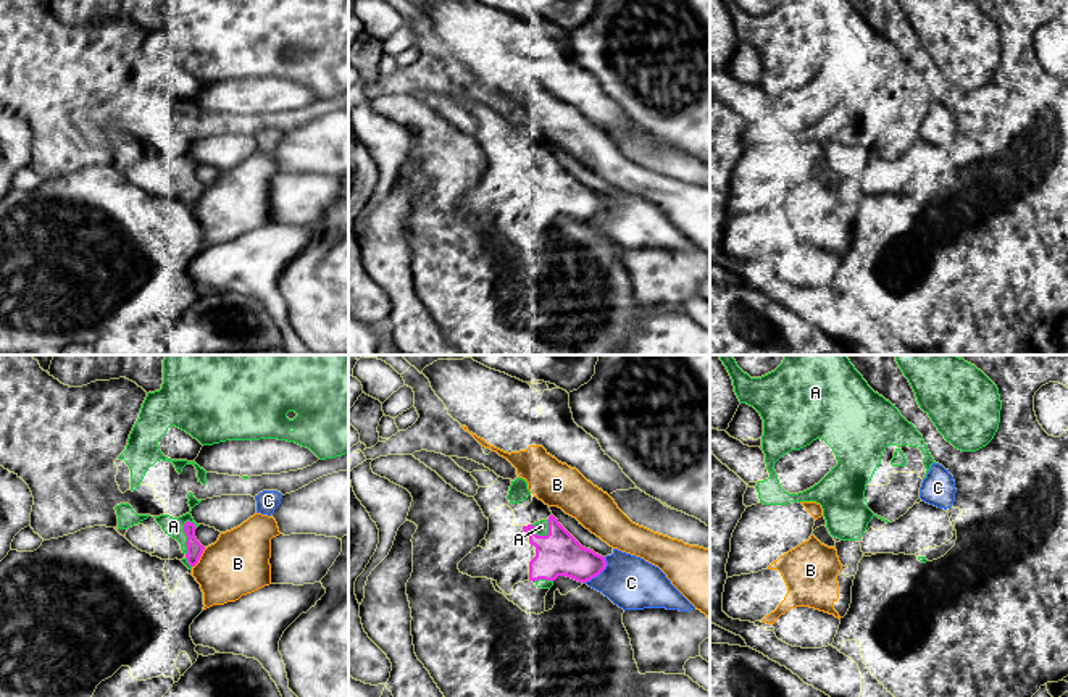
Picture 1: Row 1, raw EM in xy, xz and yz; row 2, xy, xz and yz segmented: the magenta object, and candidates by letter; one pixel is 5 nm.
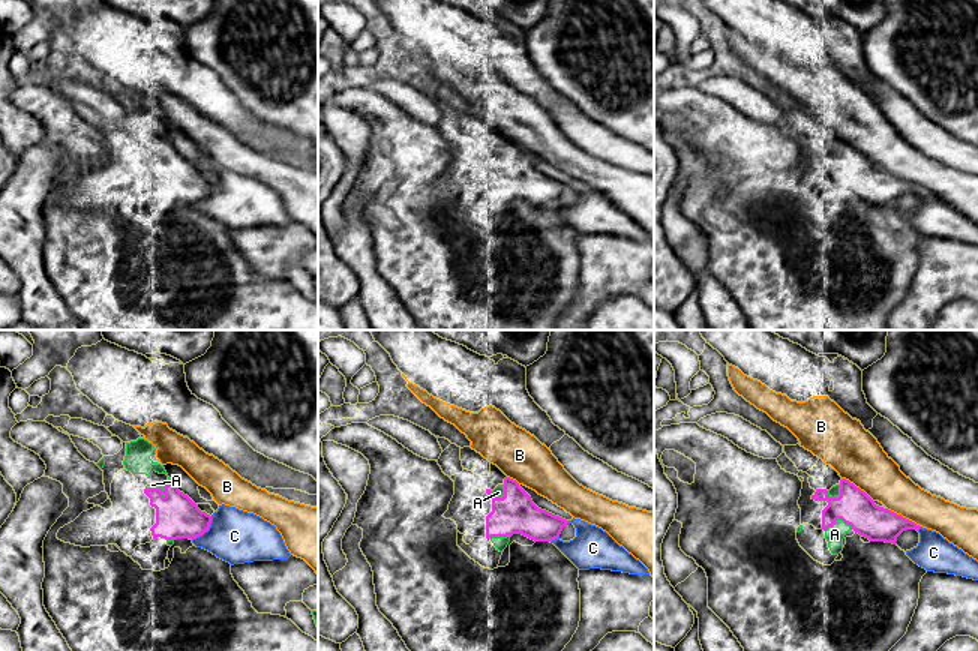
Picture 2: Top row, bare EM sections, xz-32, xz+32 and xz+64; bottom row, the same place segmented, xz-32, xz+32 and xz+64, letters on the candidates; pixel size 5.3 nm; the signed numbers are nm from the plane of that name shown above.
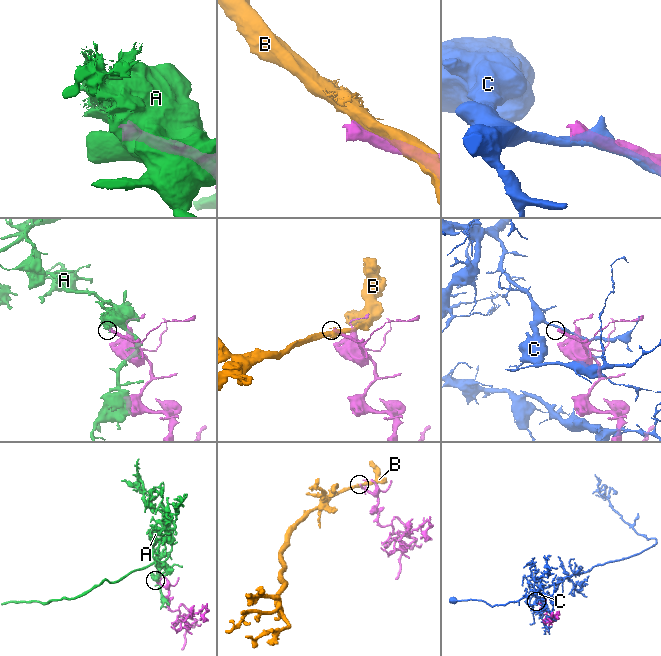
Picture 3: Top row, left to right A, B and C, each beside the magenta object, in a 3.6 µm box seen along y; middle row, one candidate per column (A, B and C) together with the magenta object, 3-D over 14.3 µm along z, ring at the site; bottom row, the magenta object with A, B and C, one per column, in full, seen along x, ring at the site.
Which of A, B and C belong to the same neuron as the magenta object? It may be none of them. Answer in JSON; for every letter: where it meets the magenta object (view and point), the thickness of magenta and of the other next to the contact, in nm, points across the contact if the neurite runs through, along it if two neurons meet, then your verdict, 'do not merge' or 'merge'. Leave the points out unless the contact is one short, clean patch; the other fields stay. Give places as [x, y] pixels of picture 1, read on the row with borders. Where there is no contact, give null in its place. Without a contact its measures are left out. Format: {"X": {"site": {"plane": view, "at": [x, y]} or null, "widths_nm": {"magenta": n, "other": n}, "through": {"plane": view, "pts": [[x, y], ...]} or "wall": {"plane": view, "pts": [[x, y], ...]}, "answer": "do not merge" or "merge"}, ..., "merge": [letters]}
{"A": {"site": {"plane": "xy", "at": [187, 538]}, "widths_nm": {"magenta": 80, "other": 100}, "answer": "do not merge"}, "B": {"site": {"plane": "xy", "at": [200, 555]}, "widths_nm": {"magenta": 80, "other": 320}, "answer": "do not merge"}, "C": {"site": {"plane": "xz", "at": [599, 573]}, "widths_nm": {"magenta": 220, "other": 260}, "answer": "do not merge"}, "merge": []}

